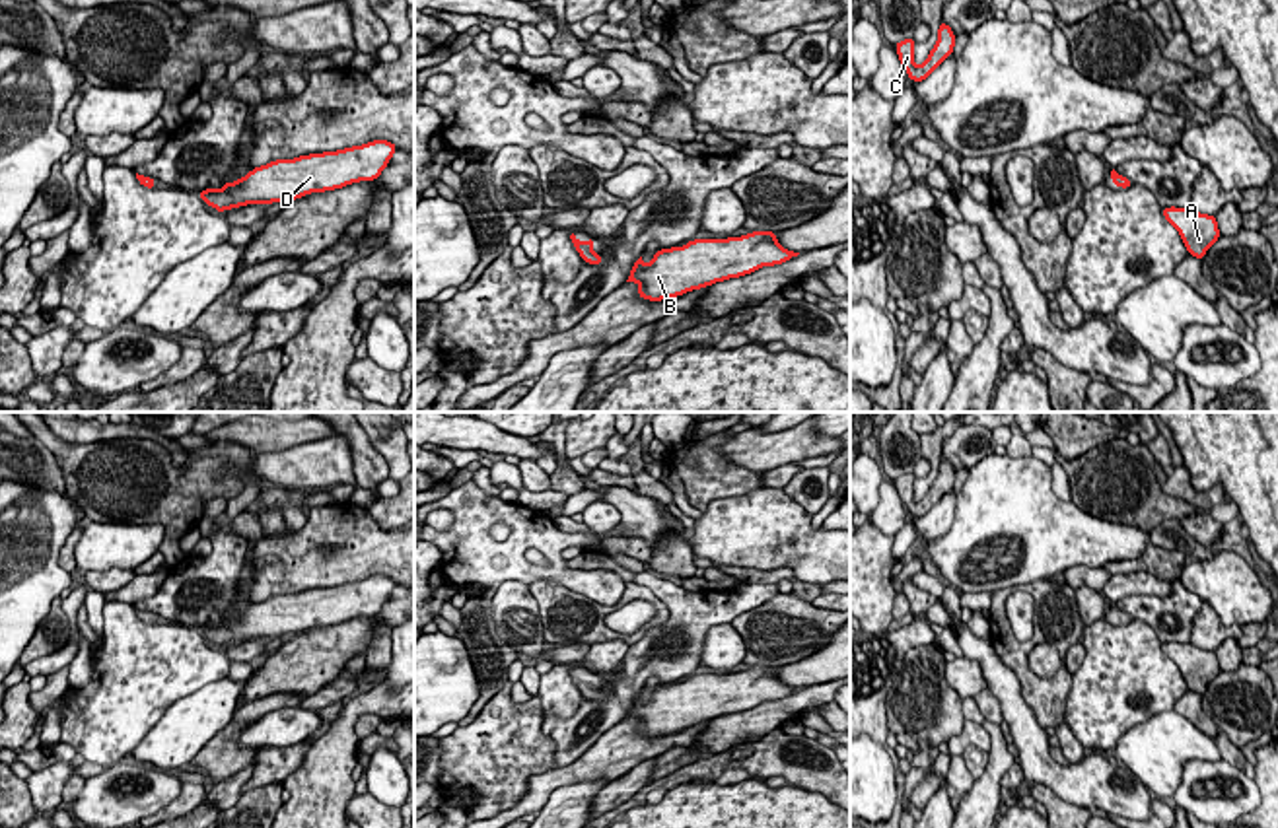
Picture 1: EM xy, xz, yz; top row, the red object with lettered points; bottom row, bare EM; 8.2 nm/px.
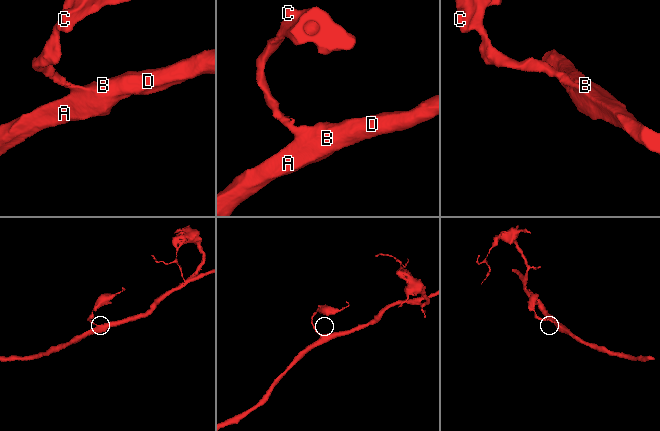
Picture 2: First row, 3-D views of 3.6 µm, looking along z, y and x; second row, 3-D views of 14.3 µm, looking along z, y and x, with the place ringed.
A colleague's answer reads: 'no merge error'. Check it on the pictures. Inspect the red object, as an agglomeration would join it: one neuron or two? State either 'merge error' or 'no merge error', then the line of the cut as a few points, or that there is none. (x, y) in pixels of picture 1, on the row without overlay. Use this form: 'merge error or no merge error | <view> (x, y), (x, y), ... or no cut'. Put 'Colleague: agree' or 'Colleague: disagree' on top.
Colleague: agree
no merge error | no cut

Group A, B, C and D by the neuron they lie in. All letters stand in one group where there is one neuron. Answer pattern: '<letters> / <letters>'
A B C D

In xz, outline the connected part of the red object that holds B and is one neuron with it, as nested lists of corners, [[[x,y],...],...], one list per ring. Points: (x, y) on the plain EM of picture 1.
[[[776,667],[692,674],[683,682],[659,684],[648,702],[640,692],[626,717],[640,721],[642,735],[663,737],[716,717],[753,709],[763,702],[782,700],[798,690],[778,678]]]

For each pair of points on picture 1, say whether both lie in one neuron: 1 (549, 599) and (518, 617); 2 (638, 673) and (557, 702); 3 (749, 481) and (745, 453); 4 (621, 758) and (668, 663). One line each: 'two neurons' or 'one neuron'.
1: two neurons
2: two neurons
3: two neurons
4: two neurons

